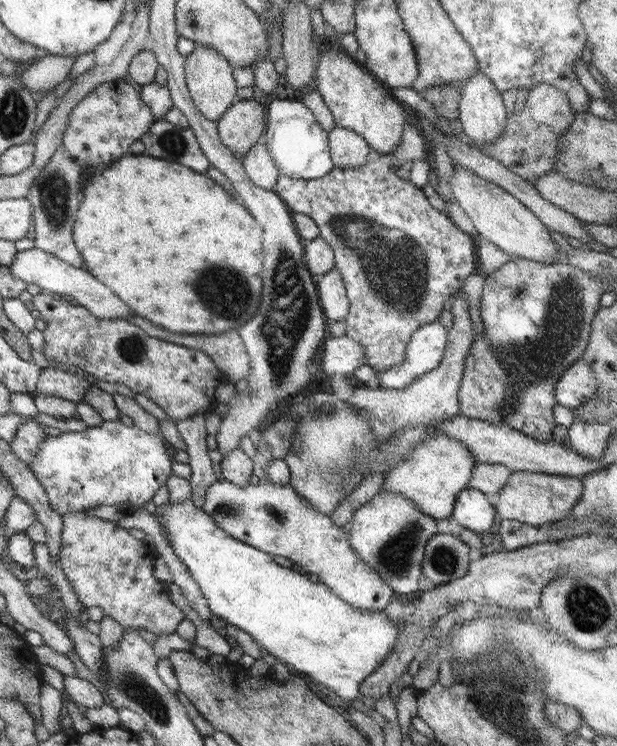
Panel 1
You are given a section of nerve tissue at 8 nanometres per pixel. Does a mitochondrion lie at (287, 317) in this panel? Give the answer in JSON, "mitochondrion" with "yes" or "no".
{"mitochondrion":"yes"}

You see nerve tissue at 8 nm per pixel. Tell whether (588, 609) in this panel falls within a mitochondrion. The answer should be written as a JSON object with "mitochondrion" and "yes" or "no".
{"mitochondrion":"yes"}

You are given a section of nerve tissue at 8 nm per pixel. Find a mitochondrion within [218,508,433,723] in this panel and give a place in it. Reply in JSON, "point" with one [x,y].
{"point":[394,556]}

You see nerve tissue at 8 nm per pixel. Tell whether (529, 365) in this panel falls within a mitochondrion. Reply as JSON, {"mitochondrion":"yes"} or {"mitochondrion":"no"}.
{"mitochondrion":"yes"}

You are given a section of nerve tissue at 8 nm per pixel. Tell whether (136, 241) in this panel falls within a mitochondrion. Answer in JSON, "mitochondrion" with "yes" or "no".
{"mitochondrion":"no"}

